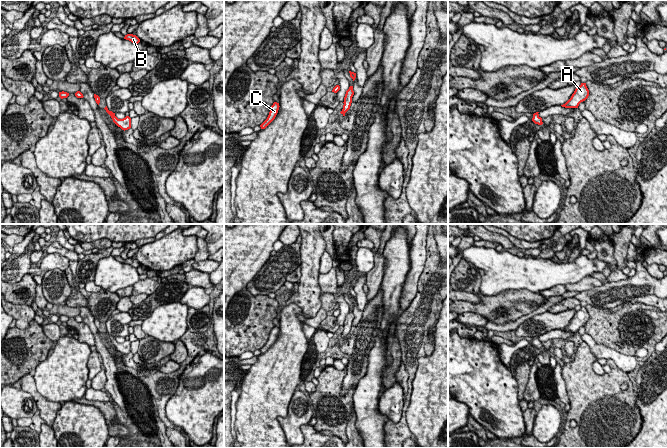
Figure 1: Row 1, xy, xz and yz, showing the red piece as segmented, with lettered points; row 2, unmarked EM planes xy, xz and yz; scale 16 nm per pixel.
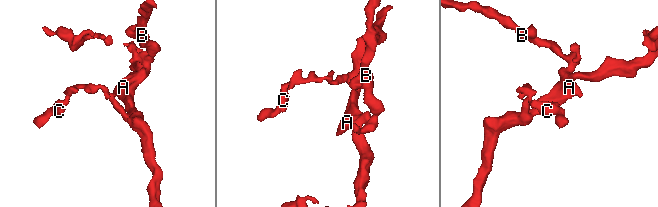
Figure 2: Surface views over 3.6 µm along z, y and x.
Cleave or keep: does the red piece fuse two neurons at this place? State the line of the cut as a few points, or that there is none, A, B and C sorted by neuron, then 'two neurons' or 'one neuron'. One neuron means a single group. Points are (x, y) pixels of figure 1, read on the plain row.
no cut | A B C | one neuron

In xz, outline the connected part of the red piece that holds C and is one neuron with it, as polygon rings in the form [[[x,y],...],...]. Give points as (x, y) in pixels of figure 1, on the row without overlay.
[[[274,326],[270,332],[269,339],[267,343],[260,349],[261,353],[265,353],[276,341],[279,334],[279,327]]]

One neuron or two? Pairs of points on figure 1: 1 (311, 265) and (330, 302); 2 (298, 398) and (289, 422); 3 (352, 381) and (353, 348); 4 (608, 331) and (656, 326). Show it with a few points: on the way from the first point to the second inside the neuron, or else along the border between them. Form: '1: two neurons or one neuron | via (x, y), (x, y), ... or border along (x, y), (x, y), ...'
1: two neurons | border along (320, 294), (320, 305), (322, 307)
2: one neuron | via (298, 404), (298, 413), (295, 416)
3: one neuron | via (353, 373), (353, 356)
4: one neuron | via (620, 329), (644, 327)

